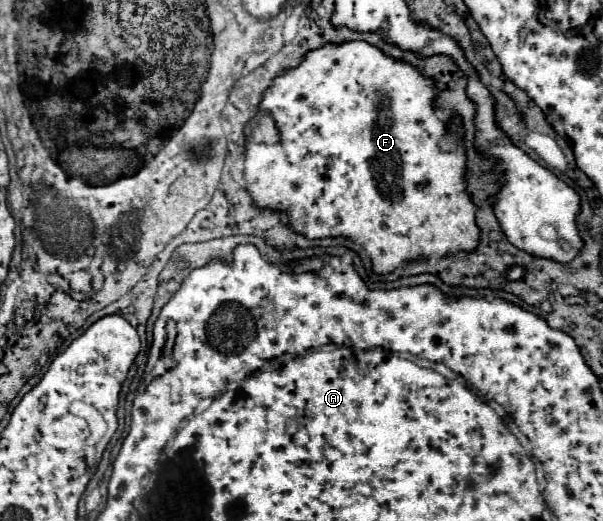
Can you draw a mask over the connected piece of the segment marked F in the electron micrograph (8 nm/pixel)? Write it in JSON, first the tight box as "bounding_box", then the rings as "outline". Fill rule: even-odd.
{"bounding_box":[245,42,479,274],"outline":[[[345,42],[345,44],[327,44],[323,48],[311,50],[303,62],[297,68],[287,70],[287,74],[277,76],[273,86],[265,92],[265,98],[261,102],[263,110],[269,110],[269,114],[275,118],[275,124],[281,132],[281,140],[275,146],[265,144],[247,144],[245,150],[245,180],[249,186],[249,192],[259,208],[277,208],[287,214],[289,224],[295,232],[307,236],[307,238],[333,238],[333,236],[345,236],[353,242],[361,244],[367,256],[373,262],[373,270],[387,274],[395,268],[403,266],[409,260],[417,258],[433,258],[433,256],[447,256],[457,250],[473,252],[479,242],[479,228],[475,224],[475,212],[471,198],[465,192],[465,150],[461,146],[461,138],[451,138],[449,126],[445,120],[439,120],[439,112],[433,108],[437,88],[431,78],[423,78],[421,72],[401,60],[393,60],[385,56],[379,48],[367,44],[367,42]],[[441,144],[451,144],[449,148],[441,150]]]}

